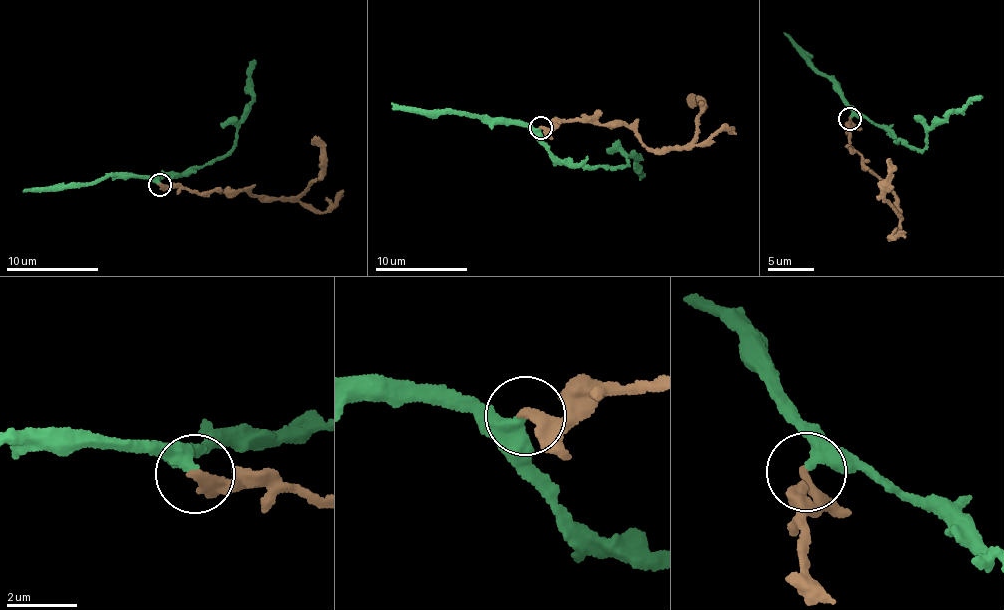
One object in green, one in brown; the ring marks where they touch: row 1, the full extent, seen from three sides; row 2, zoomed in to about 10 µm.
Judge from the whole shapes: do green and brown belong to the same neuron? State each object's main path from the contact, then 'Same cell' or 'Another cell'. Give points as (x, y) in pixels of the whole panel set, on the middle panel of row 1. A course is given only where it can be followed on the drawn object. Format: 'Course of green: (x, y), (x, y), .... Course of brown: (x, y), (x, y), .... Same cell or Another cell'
Course of green: (541, 128), (541, 142), (559, 159), (625, 167), (628, 153), (640, 159), (636, 172), (640, 178). Course of brown: (541, 128), (572, 119), (600, 124), (623, 121), (650, 148), (687, 147), (702, 110), (695, 95), (689, 95). Same cell

